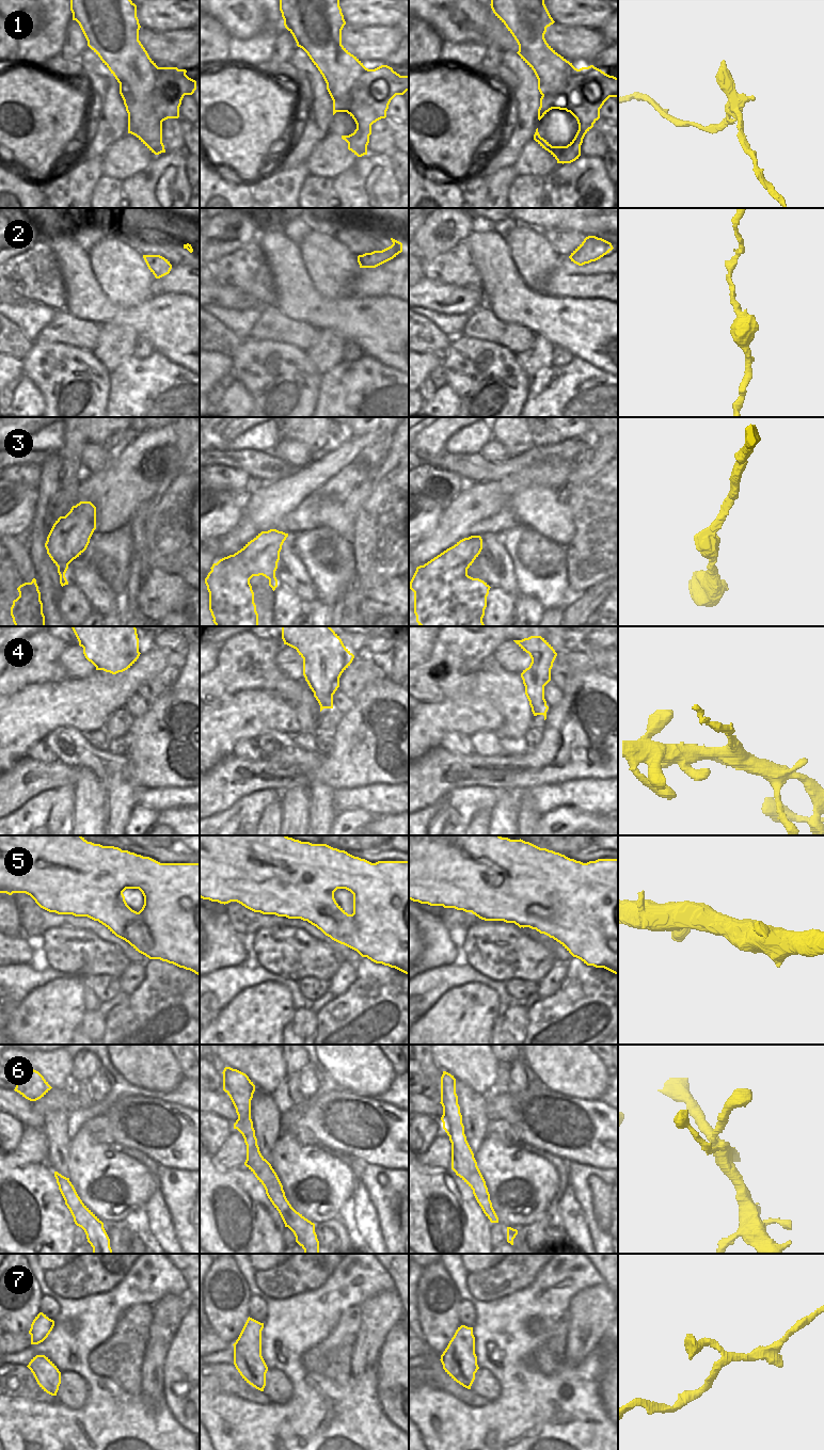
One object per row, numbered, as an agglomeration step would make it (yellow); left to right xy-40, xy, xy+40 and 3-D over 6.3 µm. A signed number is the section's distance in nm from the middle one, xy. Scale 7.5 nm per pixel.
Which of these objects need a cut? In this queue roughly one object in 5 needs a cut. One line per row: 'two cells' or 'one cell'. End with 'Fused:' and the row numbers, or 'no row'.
1: two cells
2: one cell
3: one cell
4: one cell
5: one cell
6: one cell
7: one cell
Fused: 1

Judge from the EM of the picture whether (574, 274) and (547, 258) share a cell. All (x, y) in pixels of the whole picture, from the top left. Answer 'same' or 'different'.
different

